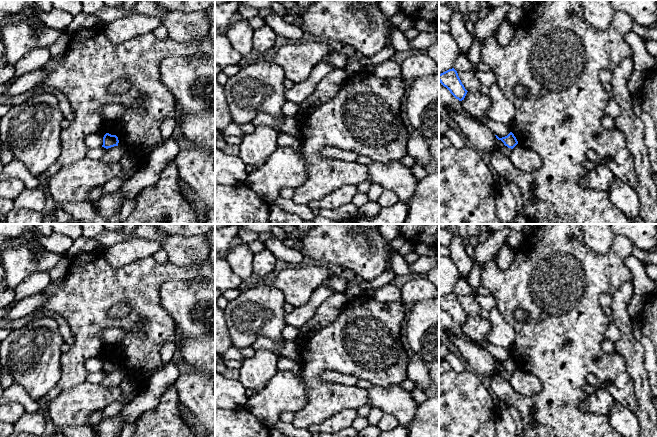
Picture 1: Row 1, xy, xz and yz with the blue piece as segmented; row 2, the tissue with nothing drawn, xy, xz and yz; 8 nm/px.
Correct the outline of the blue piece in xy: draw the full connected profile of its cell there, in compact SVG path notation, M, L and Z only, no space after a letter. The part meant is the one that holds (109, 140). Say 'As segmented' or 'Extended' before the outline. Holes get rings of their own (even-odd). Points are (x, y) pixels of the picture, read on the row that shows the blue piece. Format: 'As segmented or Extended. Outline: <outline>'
As segmented. Outline: M106 133L103 137L103 145L102 147L108 149L114 146L118 146L119 140L116 135L111 135L109 133Z

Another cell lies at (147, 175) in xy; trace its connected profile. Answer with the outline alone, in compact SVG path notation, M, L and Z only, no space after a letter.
M174 137L154 148L145 163L121 186L124 202L136 198L146 187L154 185L164 167L177 156L180 148Z

